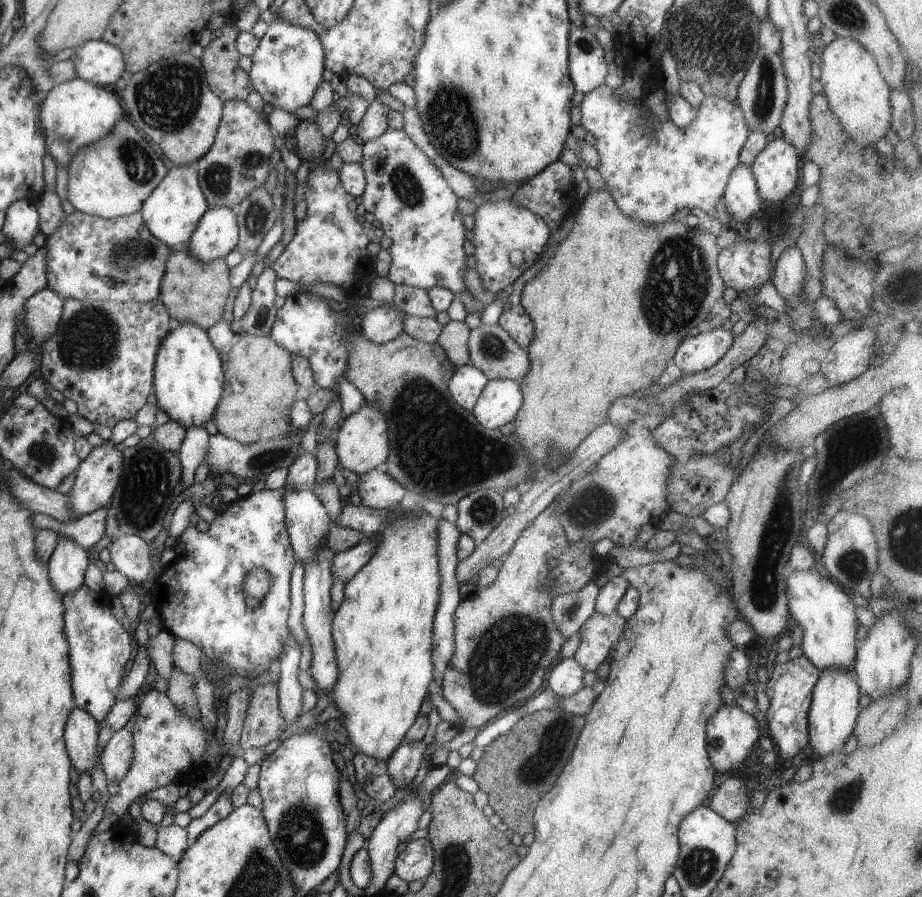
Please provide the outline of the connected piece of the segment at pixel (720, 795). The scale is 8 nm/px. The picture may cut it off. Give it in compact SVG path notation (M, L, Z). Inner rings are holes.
M726 776L726 779L712 791L707 800L707 807L723 820L736 824L750 807L751 793L746 790L746 782L734 776Z

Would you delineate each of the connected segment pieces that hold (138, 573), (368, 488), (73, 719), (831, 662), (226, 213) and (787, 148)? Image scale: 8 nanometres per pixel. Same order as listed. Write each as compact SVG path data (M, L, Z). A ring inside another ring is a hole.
M120 534L117 540L113 540L113 544L105 543L105 547L117 571L124 574L129 581L143 585L146 580L151 579L149 546L138 536Z
M377 468L365 472L359 483L359 496L362 505L370 509L391 509L403 496L405 489L397 480L387 476Z
M72 707L74 709L67 716L63 732L65 748L78 774L90 775L100 761L97 735L101 724L83 709Z
M790 570L785 578L785 598L787 602L788 616L793 620L793 624L801 628L801 652L806 656L811 664L819 670L825 668L841 668L841 670L852 670L855 662L855 649L857 641L855 639L856 630L859 626L855 616L855 605L849 598L849 593L840 589L832 580L830 582L821 572L815 570Z
M207 207L184 245L193 258L209 262L225 258L236 248L237 240L238 226L234 211L227 207Z
M783 137L767 142L750 169L761 202L781 202L799 186L799 154Z

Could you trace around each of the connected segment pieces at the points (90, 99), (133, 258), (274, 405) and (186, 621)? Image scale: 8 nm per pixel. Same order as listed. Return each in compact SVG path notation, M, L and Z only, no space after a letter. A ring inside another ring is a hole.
M74 76L67 81L55 85L47 92L40 104L40 127L45 145L45 152L51 156L56 166L69 166L69 160L75 152L111 132L121 116L121 106L115 98L115 91L108 87L101 87L85 82Z
M79 211L63 216L61 224L45 240L45 287L61 298L111 300L118 303L151 302L158 298L165 263L172 249L161 244L145 226L140 212L104 219Z
M240 335L227 354L224 363L223 390L217 406L213 408L211 420L214 422L217 433L236 440L241 444L248 445L258 440L273 440L283 437L292 430L290 426L291 406L295 404L296 384L292 374L291 355L276 342L271 340L270 335L253 336Z
M262 489L226 505L216 513L205 532L199 532L195 525L186 526L176 536L176 540L183 544L183 552L164 565L162 572L152 578L147 587L161 628L174 637L195 644L205 658L217 662L219 668L227 668L229 674L255 678L267 669L274 669L275 660L279 658L289 634L285 620L289 610L289 576L295 561L284 520L283 490ZM255 568L263 568L269 574L271 586L263 600L249 608L241 586L245 576Z

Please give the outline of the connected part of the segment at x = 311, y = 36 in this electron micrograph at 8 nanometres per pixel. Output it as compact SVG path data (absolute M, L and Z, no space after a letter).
M273 10L273 20L267 23L265 34L259 39L257 50L250 56L252 67L248 77L255 92L264 103L287 112L308 106L321 82L324 68L324 50L319 36L303 26L295 26L279 18L279 11Z

